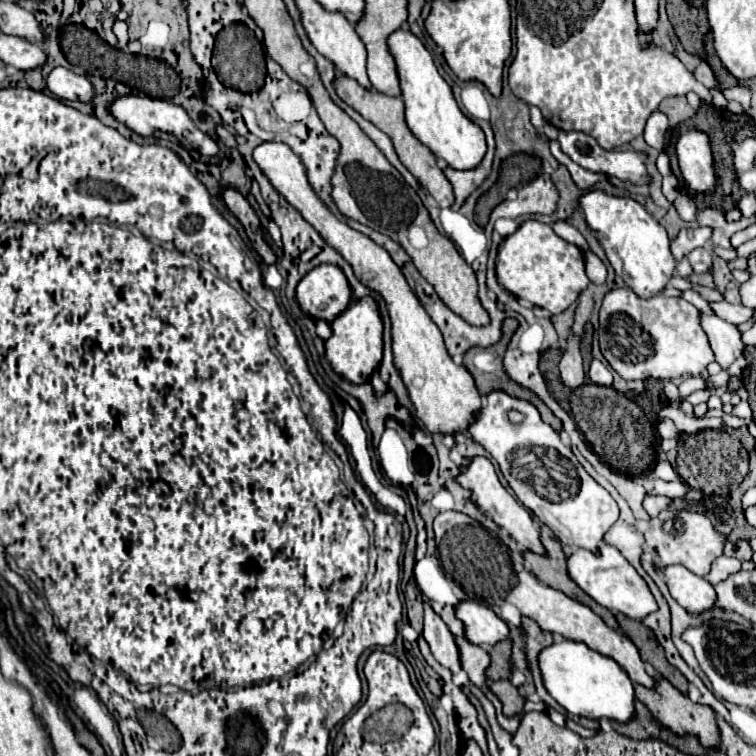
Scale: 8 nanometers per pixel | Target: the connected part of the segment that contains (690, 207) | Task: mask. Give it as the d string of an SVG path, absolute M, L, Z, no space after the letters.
M680 194L676 198L674 206L676 206L676 210L678 210L678 214L680 214L682 220L688 220L688 222L694 222L696 220L696 204L694 204L694 200L690 196Z

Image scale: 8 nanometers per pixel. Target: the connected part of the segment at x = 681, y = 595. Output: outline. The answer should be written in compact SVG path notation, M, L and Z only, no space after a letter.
M666 566L658 570L666 578L666 586L672 598L688 612L702 612L714 606L714 588L704 578L696 576L684 566Z

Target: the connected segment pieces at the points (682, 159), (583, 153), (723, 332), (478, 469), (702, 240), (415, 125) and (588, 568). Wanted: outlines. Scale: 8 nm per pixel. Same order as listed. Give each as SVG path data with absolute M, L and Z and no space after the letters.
M688 130L676 142L680 172L694 192L714 190L714 160L708 136L698 130Z
M560 130L562 152L572 158L578 166L590 172L604 172L620 180L630 180L634 184L648 182L644 168L644 154L630 150L602 150L592 136L584 132L564 132Z
M700 310L700 324L716 354L716 362L722 368L728 368L736 358L742 356L744 344L740 340L738 328L734 324L722 320L716 314L706 314L702 310Z
M472 456L468 460L466 466L460 468L460 474L456 476L456 482L470 490L472 492L472 498L476 502L476 506L488 514L500 528L504 528L518 544L522 544L526 550L532 550L532 552L538 552L538 554L544 554L544 548L540 544L540 530L534 526L528 510L500 484L498 476L496 476L496 470L492 466L492 462L484 456Z
M698 226L698 228L682 228L676 236L676 240L670 244L674 260L680 262L690 250L698 248L698 246L706 246L710 240L712 228L708 226Z
M406 28L394 30L386 38L386 44L396 62L402 100L406 106L406 124L412 130L412 134L422 144L426 144L436 156L440 156L448 166L452 166L456 170L474 168L486 152L484 132L480 130L478 124L474 124L468 116L462 114L462 110L458 108L458 104L452 96L448 82L438 74L430 52Z
M606 544L598 546L598 554L592 554L584 548L578 548L576 552L572 552L566 558L566 566L568 566L568 576L598 604L606 606L610 612L620 612L628 618L634 620L642 620L644 616L648 616L650 612L654 612L656 600L650 594L646 582L638 576L638 572L624 560L624 556Z

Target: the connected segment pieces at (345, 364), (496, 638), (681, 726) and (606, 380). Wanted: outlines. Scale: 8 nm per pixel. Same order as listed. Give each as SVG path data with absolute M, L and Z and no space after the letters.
M372 298L352 302L334 322L332 336L326 340L326 360L332 370L352 384L364 384L372 378L382 362L382 320Z
M462 600L456 606L456 618L464 624L464 636L486 650L508 636L508 626L490 608L472 600Z
M654 676L654 688L646 688L642 684L636 684L634 686L634 692L636 692L636 698L652 712L652 716L656 716L656 720L660 720L672 732L676 732L680 736L684 732L692 732L702 744L708 744L712 748L718 748L720 746L720 736L718 736L718 728L716 728L716 720L714 720L712 708L702 706L702 704L694 704L686 694L682 694L666 678Z
M592 360L590 362L590 370L588 370L588 376L594 384L602 384L602 386L612 386L612 372L600 362L600 360Z

